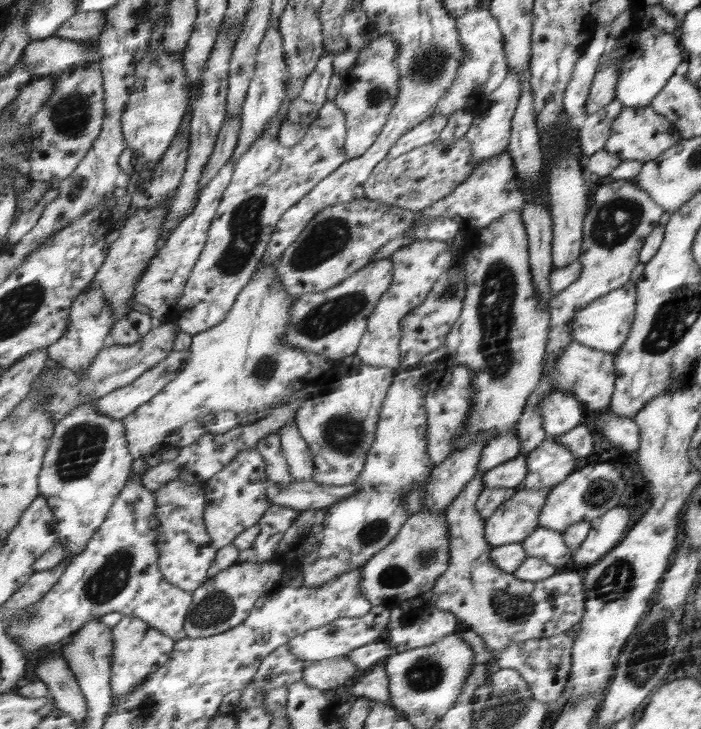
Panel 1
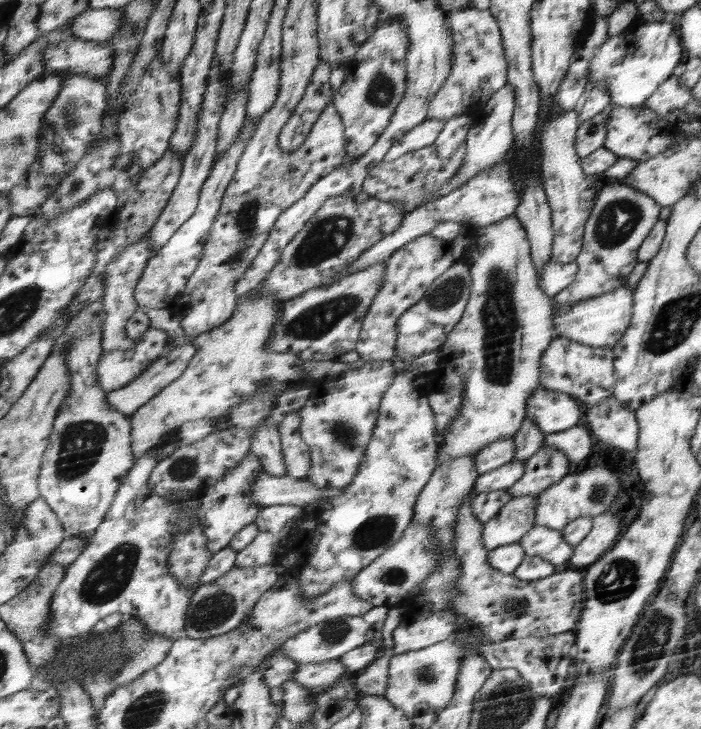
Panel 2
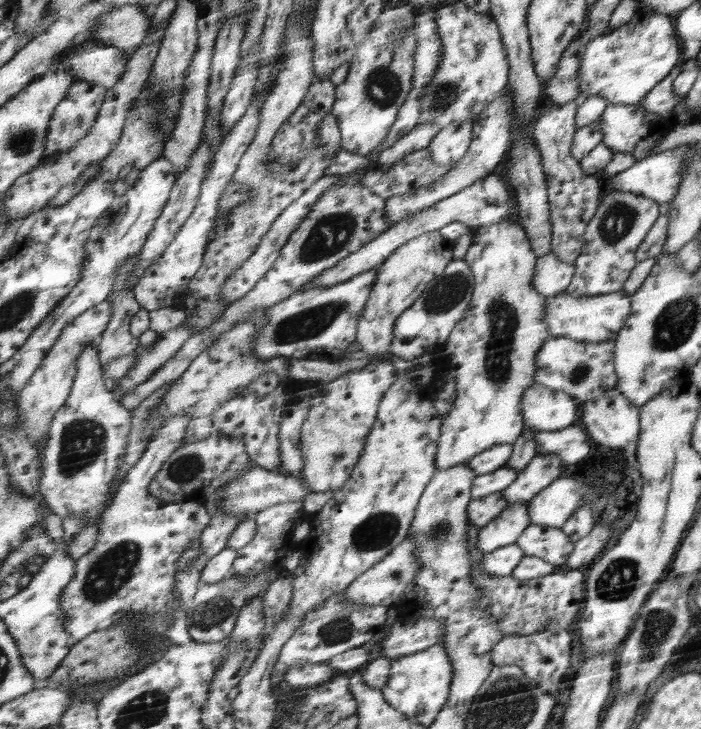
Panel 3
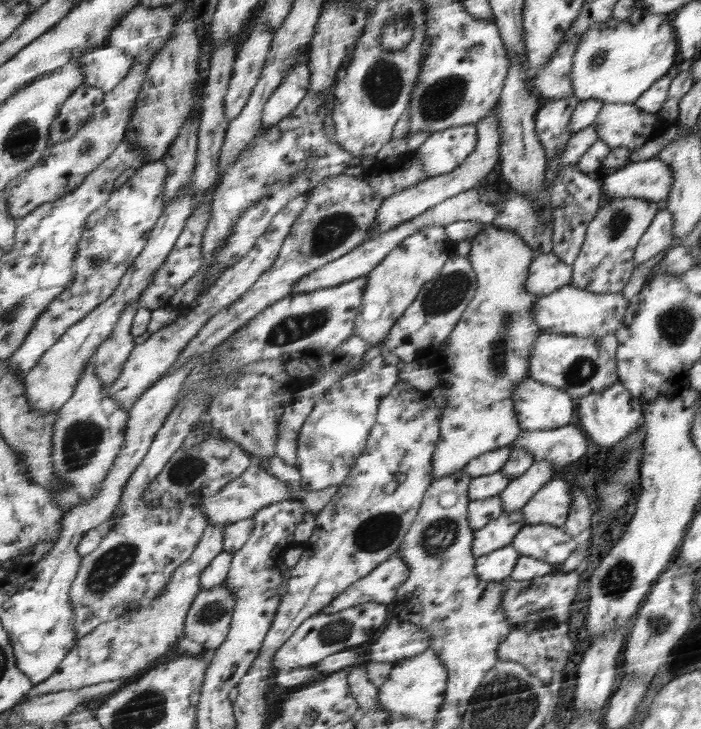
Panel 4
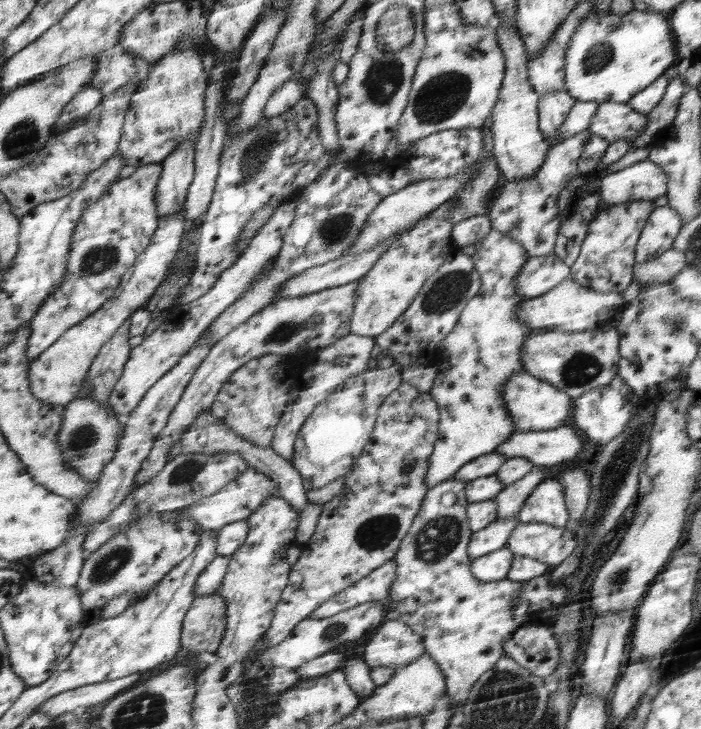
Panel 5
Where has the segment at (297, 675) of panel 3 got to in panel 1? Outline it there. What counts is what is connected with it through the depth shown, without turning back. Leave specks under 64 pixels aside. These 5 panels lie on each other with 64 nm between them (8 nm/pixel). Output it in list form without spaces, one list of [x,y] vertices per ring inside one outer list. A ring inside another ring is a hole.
[[[344,655],[320,659],[308,668],[304,667],[303,680],[312,688],[332,691],[343,688],[350,680],[356,680],[356,674],[355,662]]]

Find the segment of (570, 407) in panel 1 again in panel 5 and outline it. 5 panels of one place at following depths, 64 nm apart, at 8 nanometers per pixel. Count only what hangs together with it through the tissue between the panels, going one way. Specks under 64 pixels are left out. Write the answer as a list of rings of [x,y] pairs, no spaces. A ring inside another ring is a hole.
[[[524,370],[509,377],[503,386],[503,402],[511,413],[516,431],[551,430],[565,424],[574,399],[548,382],[538,380]]]

